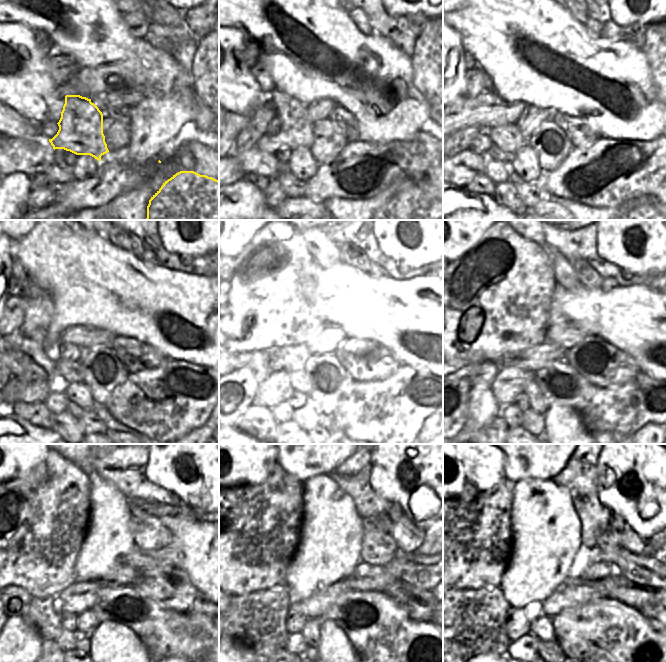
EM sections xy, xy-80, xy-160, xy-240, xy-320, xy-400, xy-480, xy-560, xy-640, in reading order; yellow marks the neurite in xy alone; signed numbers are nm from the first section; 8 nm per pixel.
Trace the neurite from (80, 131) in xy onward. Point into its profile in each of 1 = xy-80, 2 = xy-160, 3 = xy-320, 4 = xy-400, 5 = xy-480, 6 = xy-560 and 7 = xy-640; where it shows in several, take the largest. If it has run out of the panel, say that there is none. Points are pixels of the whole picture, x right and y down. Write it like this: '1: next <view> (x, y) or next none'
1: next xy-80 (296, 130)
2: next xy-160 (482, 142)
3: next xy-320 (239, 350)
4: next none
5: next none
6: next none
7: next none

